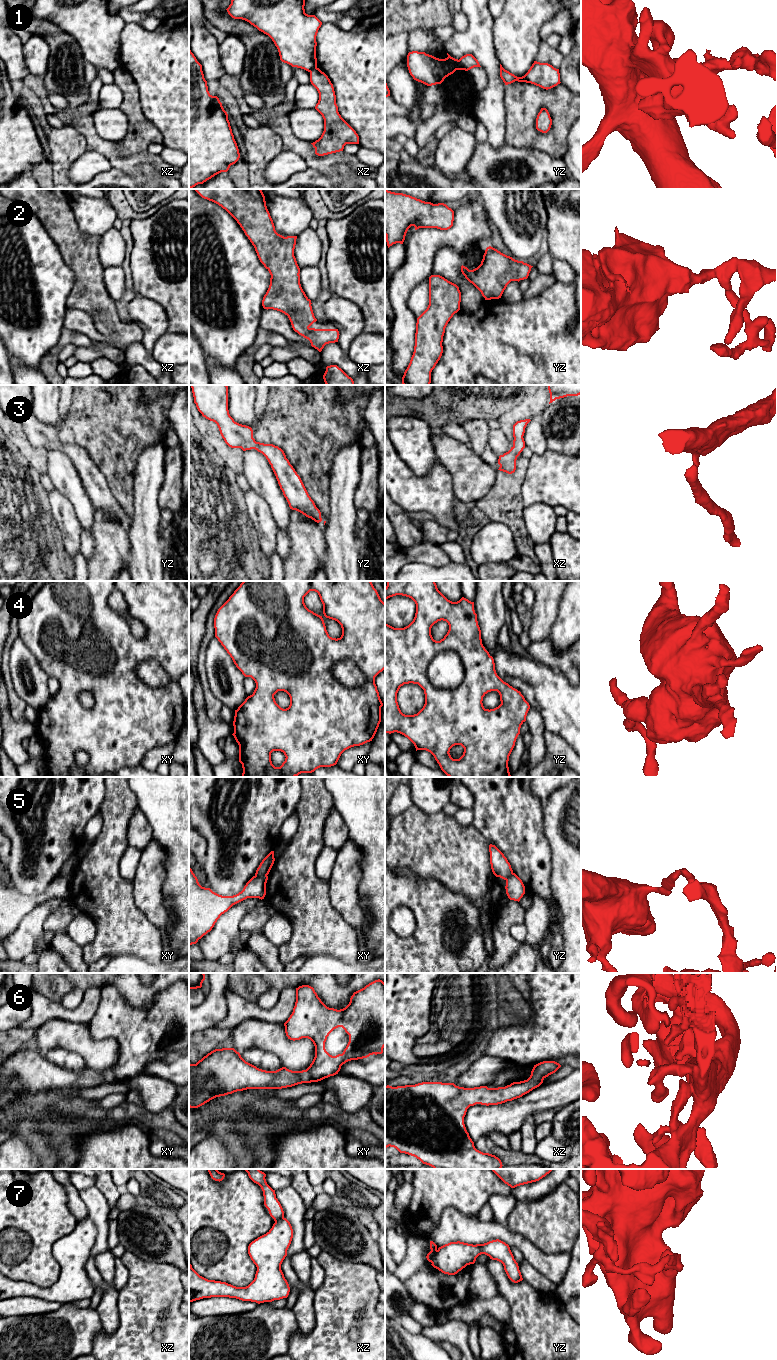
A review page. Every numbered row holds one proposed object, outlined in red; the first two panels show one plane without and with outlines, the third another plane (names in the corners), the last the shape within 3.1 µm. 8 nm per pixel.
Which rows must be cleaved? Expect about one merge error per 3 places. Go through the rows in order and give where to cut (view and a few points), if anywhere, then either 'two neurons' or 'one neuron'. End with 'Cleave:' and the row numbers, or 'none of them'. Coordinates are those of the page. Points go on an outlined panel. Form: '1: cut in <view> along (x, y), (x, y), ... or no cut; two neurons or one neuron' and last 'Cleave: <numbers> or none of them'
1: cut in yz along (458, 60), (464, 69); two neurons
2: no cut; one neuron
3: no cut; one neuron
4: cut in yz along (457, 651), (442, 650), (430, 662), (427, 678), (434, 687); two neurons
5: cut in xy along (266, 874), (255, 876); two neurons
6: no cut; one neuron
7: cut in yz along (437, 1250), (431, 1262); two neurons
Cleave: 1, 4, 5, 7

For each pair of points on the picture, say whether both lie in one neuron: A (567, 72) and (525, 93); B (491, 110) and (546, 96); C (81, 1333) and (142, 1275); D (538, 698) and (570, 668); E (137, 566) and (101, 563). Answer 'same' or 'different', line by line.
A: different
B: different
C: different
D: different
E: different

